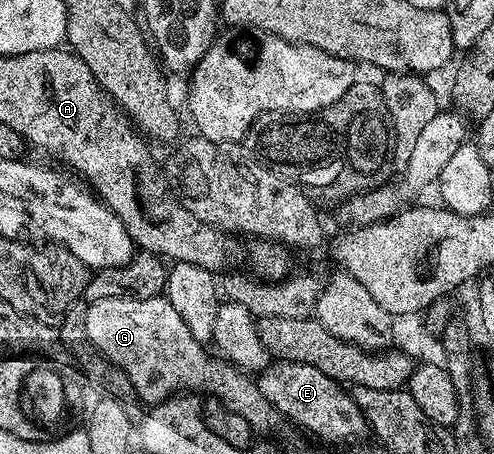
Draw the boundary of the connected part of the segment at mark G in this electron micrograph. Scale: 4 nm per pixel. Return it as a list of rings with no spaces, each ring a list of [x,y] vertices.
[[[166,297],[110,298],[90,303],[85,316],[85,332],[96,350],[100,350],[110,362],[120,366],[125,376],[129,376],[136,395],[140,399],[144,398],[147,404],[158,404],[180,392],[202,392],[204,395],[224,402],[239,416],[245,416],[245,420],[249,420],[252,431],[271,430],[281,422],[279,411],[269,404],[269,400],[265,400],[265,396],[261,396],[258,385],[252,379],[250,382],[247,379],[250,377],[244,371],[232,366],[226,360],[210,362],[207,359],[208,347],[196,340],[193,332],[189,332],[189,324],[181,320],[177,308],[173,308],[173,304],[169,304]]]

